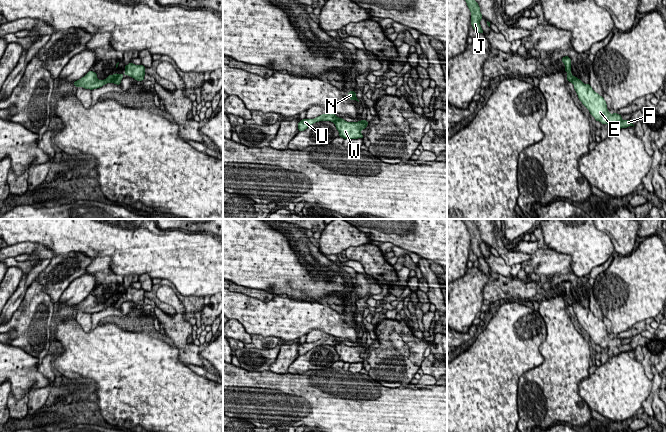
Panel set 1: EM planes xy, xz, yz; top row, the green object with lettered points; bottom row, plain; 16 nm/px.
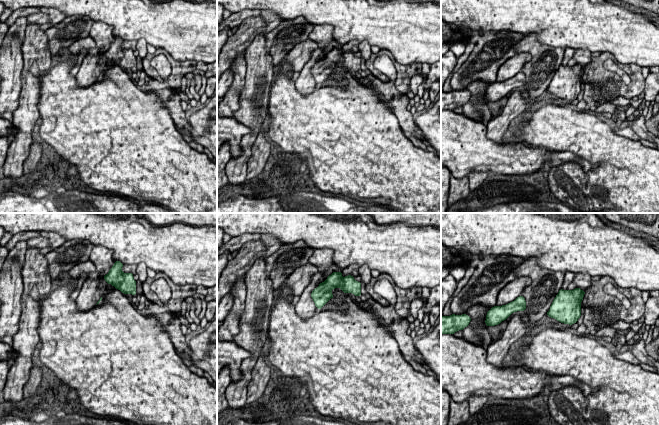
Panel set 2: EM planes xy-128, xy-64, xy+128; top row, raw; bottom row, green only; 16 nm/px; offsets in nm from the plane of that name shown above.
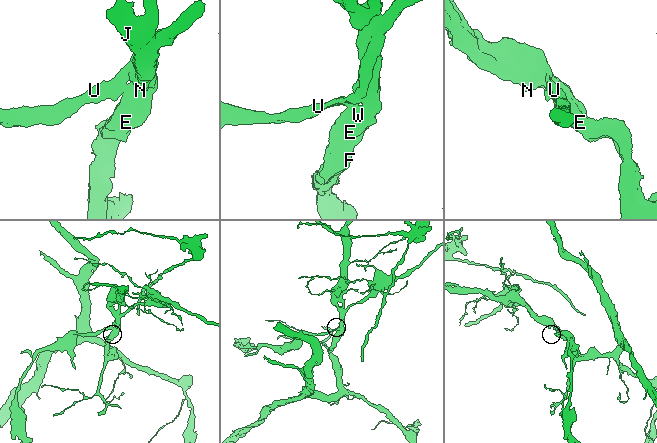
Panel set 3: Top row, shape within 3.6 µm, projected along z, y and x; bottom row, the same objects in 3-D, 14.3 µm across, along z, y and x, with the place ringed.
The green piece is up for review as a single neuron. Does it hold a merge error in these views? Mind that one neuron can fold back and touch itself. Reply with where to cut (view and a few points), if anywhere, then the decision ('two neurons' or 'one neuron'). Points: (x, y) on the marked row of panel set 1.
xy (114, 75), (111, 81) | two neurons

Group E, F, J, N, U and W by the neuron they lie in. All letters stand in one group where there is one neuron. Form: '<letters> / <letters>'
E F J N W / U

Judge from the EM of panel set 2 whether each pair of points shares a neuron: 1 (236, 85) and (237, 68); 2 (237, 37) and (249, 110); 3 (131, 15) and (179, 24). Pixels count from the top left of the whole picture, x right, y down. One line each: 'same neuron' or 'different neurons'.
1: same neuron
2: different neurons
3: same neuron

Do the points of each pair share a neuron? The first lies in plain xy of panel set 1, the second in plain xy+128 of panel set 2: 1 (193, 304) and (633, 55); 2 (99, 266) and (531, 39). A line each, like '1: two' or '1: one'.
1: two
2: one

